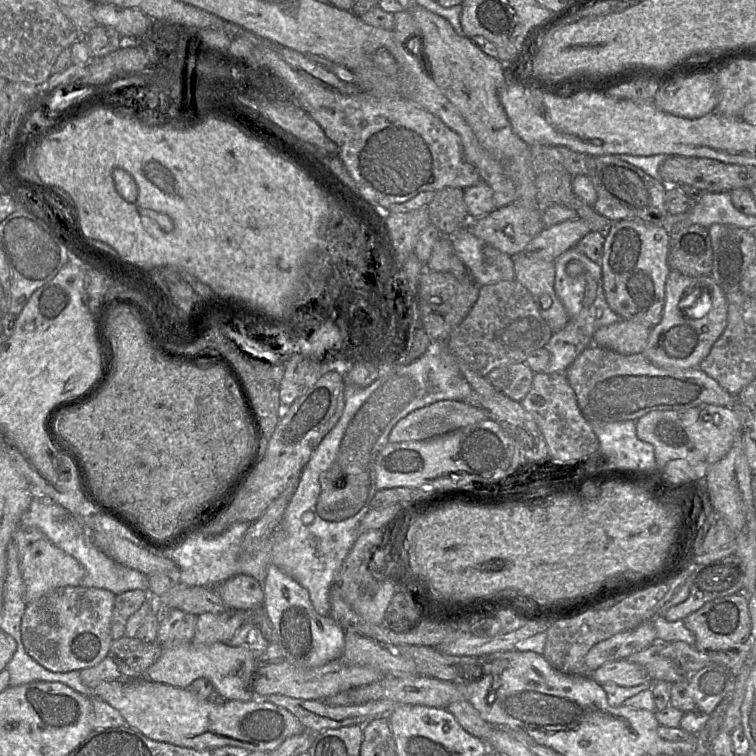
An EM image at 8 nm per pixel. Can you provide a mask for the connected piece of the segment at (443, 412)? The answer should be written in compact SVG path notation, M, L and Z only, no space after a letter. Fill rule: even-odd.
M442 400L399 420L389 433L388 443L428 440L486 419L477 407L462 401Z

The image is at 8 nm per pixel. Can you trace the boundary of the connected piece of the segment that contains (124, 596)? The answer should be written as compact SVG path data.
M143 590L126 591L115 596L111 621L111 637L113 641L125 636L128 619L149 600L150 594Z

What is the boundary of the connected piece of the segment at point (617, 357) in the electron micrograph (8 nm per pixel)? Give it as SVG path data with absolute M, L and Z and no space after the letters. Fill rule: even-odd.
M591 344L565 371L568 383L575 393L579 409L587 421L636 421L652 411L685 410L701 404L735 407L737 397L730 394L698 368L662 368L652 364L642 353L622 355L611 349Z

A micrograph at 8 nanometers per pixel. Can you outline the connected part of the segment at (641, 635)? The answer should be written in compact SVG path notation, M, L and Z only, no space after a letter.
M649 620L595 644L586 654L585 663L594 671L607 662L626 659L656 641L656 630L653 621Z

